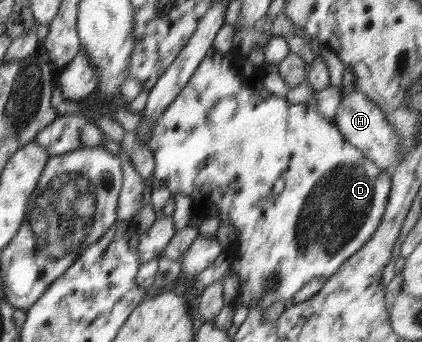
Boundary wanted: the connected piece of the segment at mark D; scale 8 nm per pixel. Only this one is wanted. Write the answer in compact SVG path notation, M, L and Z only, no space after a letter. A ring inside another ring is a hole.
M213 47L208 50L206 57L198 64L194 75L188 80L188 83L182 88L182 91L177 95L177 98L174 99L172 103L164 110L164 113L157 119L157 122L153 125L151 132L149 133L150 143L148 143L148 149L152 152L154 156L154 169L153 169L153 179L155 182L164 183L164 185L171 191L172 194L184 194L189 198L193 199L193 204L195 208L199 208L199 205L204 203L204 209L208 212L213 207L218 207L219 212L218 216L224 223L228 223L228 225L232 225L237 233L237 241L238 241L238 251L236 251L236 255L234 258L230 258L231 262L229 265L229 271L227 273L231 275L238 275L239 279L239 287L238 292L235 298L232 301L232 306L235 308L238 305L244 305L244 307L250 308L258 308L261 309L262 312L267 307L270 307L273 303L277 301L290 299L293 295L302 289L312 278L316 276L329 276L332 275L341 265L348 259L352 257L352 255L356 254L358 250L361 249L362 246L365 245L366 242L369 241L370 236L375 233L377 230L378 224L381 222L383 213L385 212L386 204L388 203L389 193L391 190L391 174L388 174L386 171L383 171L381 167L378 167L371 159L368 159L362 151L358 150L353 144L348 143L345 137L342 137L340 130L337 126L330 120L327 120L320 115L317 110L317 102L315 99L308 100L307 102L300 102L297 104L291 104L286 98L281 98L275 95L272 95L266 88L265 85L258 85L256 83L256 88L254 88L254 75L256 77L260 77L258 75L258 71L255 70L255 67L248 60L246 52L240 55L239 59L234 57L234 55L230 55L230 53L225 53L224 55L217 52ZM274 274L277 277L277 285L275 287L270 287L269 289L263 289L263 283Z

